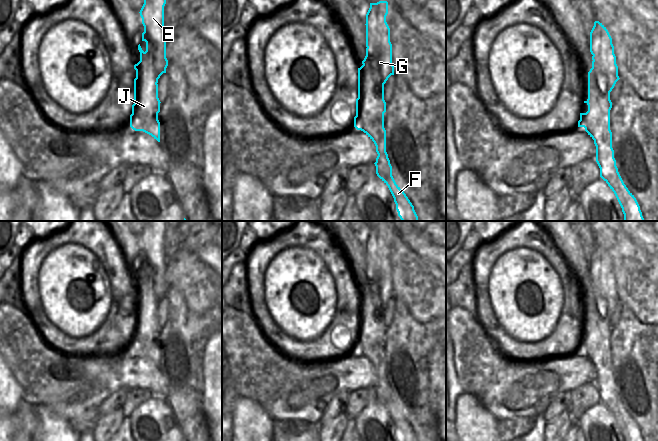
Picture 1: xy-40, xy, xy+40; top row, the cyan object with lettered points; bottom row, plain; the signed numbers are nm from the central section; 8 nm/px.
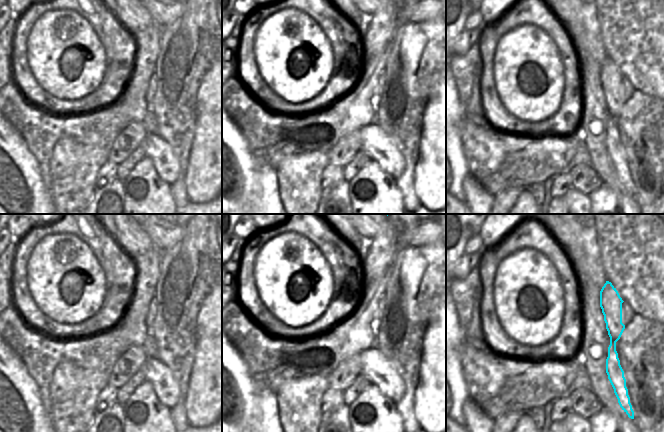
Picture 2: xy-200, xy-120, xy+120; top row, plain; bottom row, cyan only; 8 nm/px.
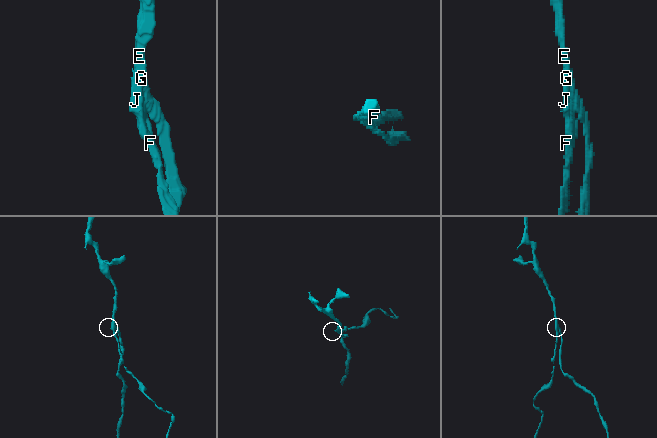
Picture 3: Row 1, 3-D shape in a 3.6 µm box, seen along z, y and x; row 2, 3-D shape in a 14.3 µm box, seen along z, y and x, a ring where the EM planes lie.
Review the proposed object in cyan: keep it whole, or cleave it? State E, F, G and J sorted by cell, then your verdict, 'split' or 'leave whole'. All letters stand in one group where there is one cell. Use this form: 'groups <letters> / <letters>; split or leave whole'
groups E G / F J; split

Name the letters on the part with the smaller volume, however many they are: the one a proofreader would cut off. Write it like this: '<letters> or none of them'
F, J

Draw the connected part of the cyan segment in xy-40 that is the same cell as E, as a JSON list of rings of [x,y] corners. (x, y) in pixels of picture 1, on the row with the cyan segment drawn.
[[[144,0],[140,10],[144,32],[142,41],[146,42],[144,52],[138,45],[141,62],[136,65],[143,65],[146,70],[147,79],[159,79],[166,73],[168,60],[166,58],[166,42],[168,35],[164,26],[164,6],[166,0]]]

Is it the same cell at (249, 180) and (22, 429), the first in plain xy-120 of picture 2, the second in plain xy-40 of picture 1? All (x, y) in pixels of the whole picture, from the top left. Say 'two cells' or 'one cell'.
two cells

